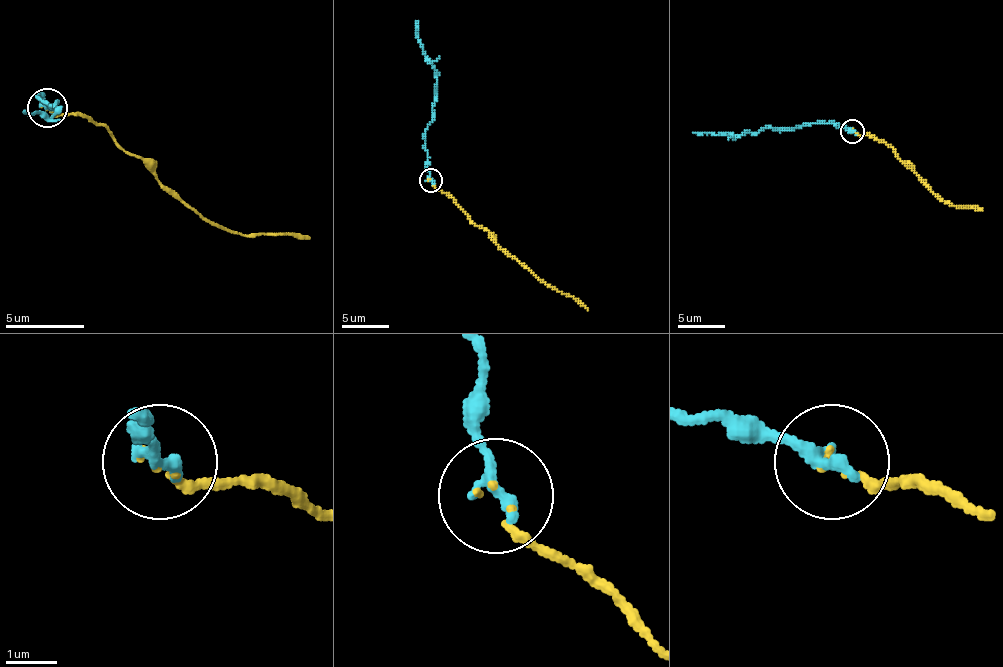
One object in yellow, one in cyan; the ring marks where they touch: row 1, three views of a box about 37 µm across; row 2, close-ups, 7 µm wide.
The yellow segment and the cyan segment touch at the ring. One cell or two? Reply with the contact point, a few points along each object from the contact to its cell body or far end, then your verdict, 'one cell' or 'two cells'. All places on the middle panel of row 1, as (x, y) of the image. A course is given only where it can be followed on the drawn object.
at (430, 180); yellow runs (430, 178), (503, 249), (540, 280), (573, 296), (587, 310); cyan runs (430, 181), (425, 131), (432, 120), (437, 73), (423, 51), (416, 21); one cell

